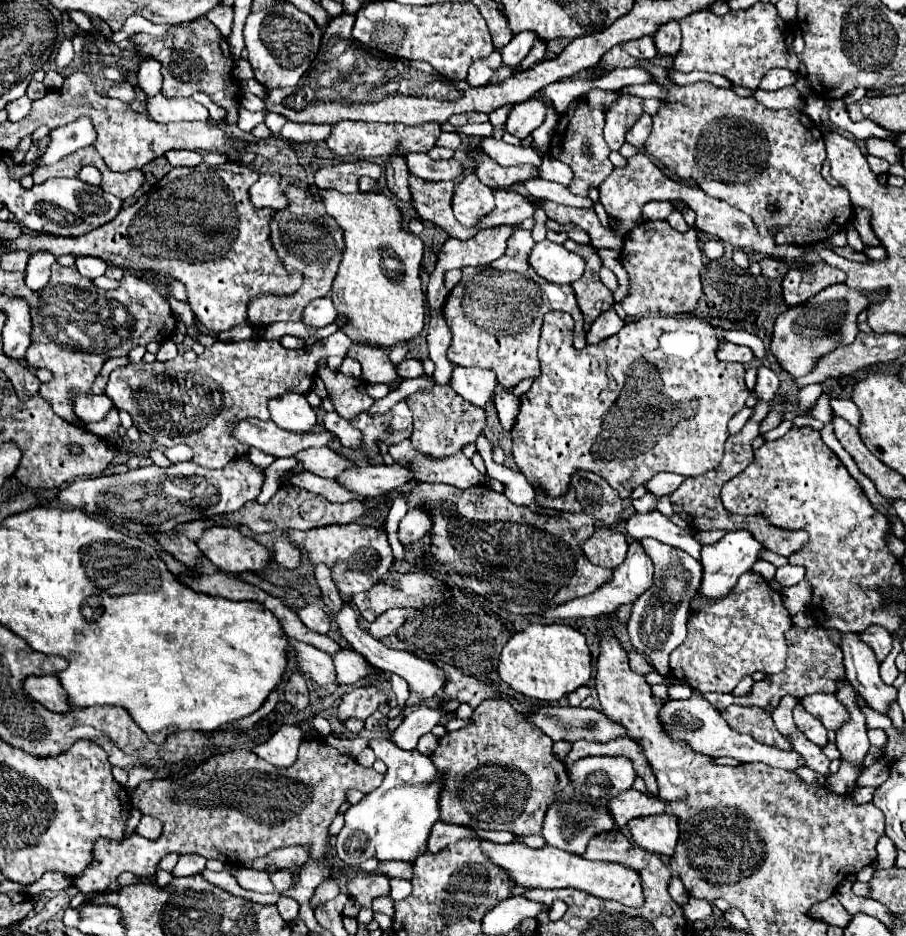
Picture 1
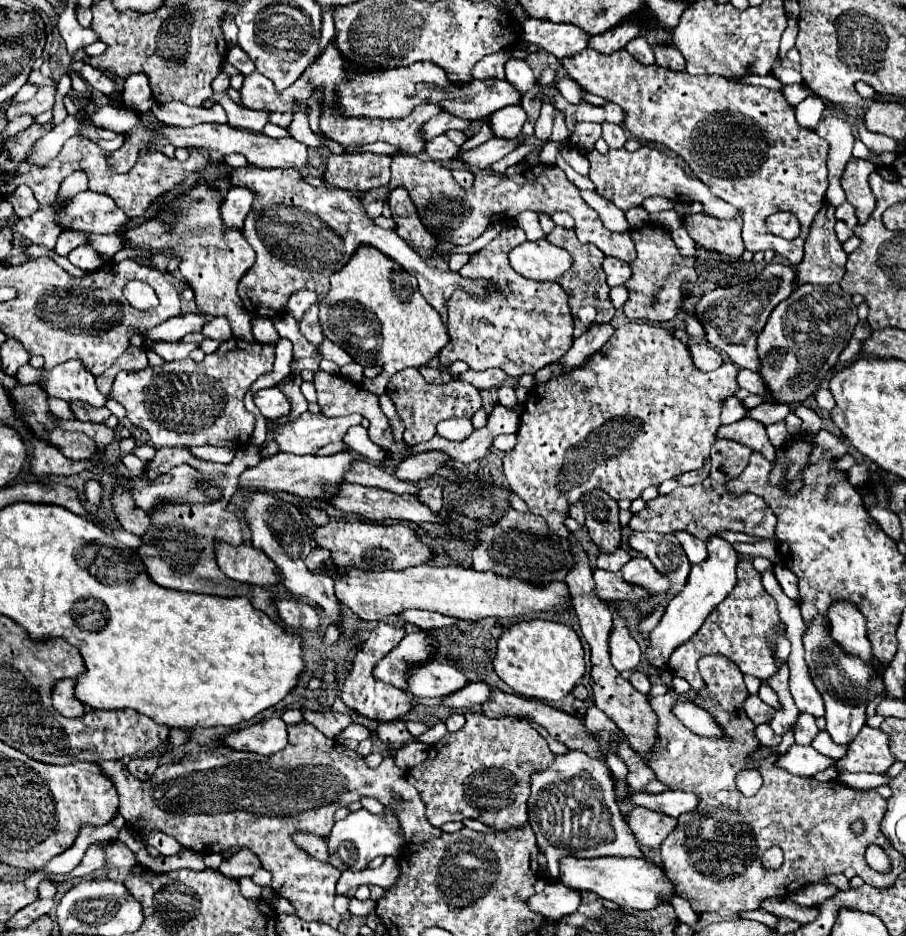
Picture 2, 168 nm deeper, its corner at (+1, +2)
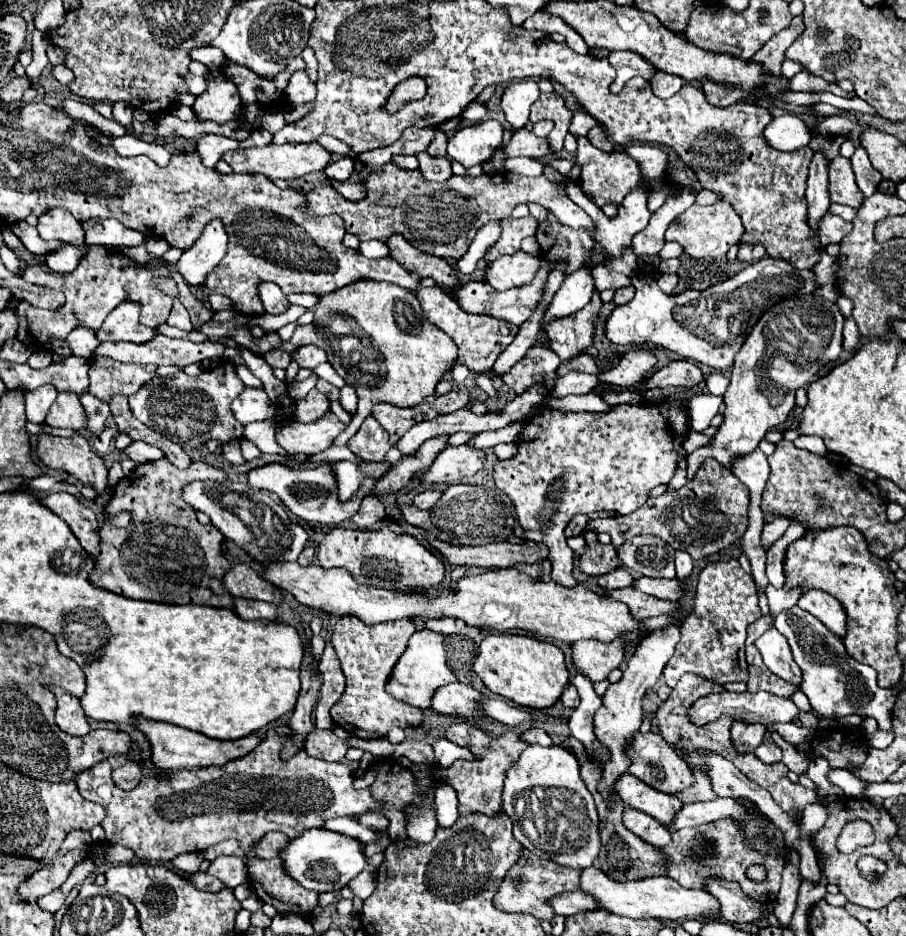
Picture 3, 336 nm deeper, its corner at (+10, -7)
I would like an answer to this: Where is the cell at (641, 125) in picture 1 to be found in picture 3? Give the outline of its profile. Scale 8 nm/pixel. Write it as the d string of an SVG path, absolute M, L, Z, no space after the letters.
M541 93L539 99L533 103L531 115L529 115L529 119L533 123L543 121L543 119L551 119L555 123L555 127L547 139L551 139L549 143L557 149L557 153L563 149L563 139L569 129L571 117L573 117L573 113L571 113L571 109L565 107L559 93Z

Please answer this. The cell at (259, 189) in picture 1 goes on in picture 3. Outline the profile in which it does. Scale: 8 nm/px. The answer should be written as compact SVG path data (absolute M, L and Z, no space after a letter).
M215 219L207 223L199 241L191 249L183 251L179 263L170 265L167 261L160 260L147 264L146 267L149 269L169 267L171 271L179 271L191 287L203 287L205 277L219 265L225 253L227 253L227 233L223 229L223 223Z

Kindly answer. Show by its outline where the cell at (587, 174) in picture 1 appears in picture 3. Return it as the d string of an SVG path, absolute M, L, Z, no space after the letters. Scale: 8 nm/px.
M577 111L575 115L573 115L573 119L571 119L571 125L569 125L569 131L577 137L577 135L587 135L587 131L591 129L591 127L595 127L597 125L597 121L591 117L591 115L587 115L585 111Z

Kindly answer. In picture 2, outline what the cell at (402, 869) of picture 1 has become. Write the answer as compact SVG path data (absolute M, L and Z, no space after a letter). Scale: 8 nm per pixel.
M298 834L294 840L296 840L296 844L300 848L306 848L308 854L312 854L314 858L318 858L320 862L328 862L330 854L328 854L328 846L326 846L324 838L312 836L312 834Z

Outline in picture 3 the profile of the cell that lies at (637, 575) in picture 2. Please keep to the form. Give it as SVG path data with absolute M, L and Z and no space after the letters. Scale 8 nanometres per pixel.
M641 577L633 583L639 591L655 595L659 599L669 599L669 601L679 601L683 597L683 587L679 579L651 579L651 577Z

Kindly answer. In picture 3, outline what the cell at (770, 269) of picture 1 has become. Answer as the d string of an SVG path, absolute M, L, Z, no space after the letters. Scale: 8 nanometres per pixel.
M741 243L741 245L739 245L739 255L737 255L737 259L739 259L739 261L755 263L757 259L763 259L763 257L765 257L763 247L753 245L753 243Z

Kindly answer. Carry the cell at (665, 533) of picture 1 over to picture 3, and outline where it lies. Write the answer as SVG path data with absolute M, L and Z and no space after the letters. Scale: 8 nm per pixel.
M677 551L675 553L675 569L677 569L679 579L687 579L691 575L693 559L691 559L691 555L687 555L687 551Z

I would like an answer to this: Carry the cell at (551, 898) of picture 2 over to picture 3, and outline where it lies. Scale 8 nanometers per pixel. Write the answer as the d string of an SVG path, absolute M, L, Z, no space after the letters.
M577 889L567 895L557 895L555 899L551 899L551 907L555 909L557 915L569 917L569 915L577 915L583 911L595 911L599 909L599 903L595 903L591 895L587 895L585 891Z

